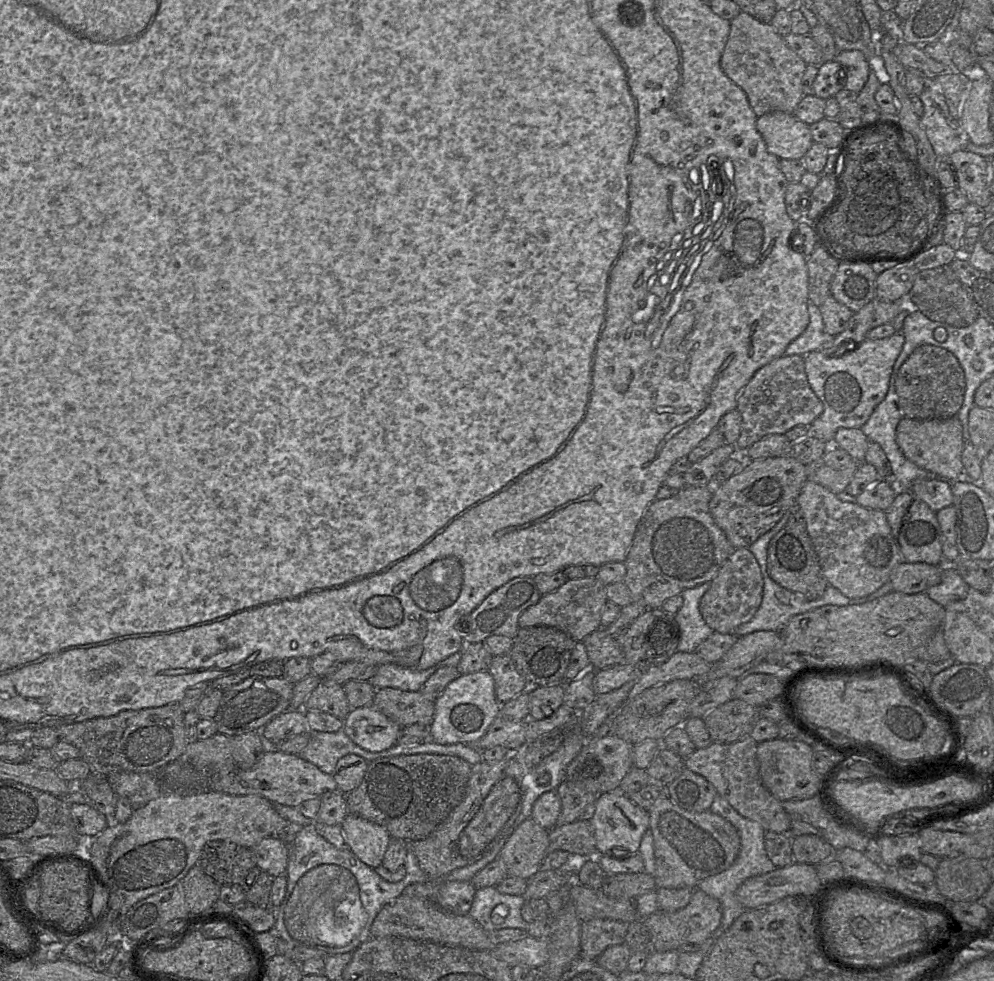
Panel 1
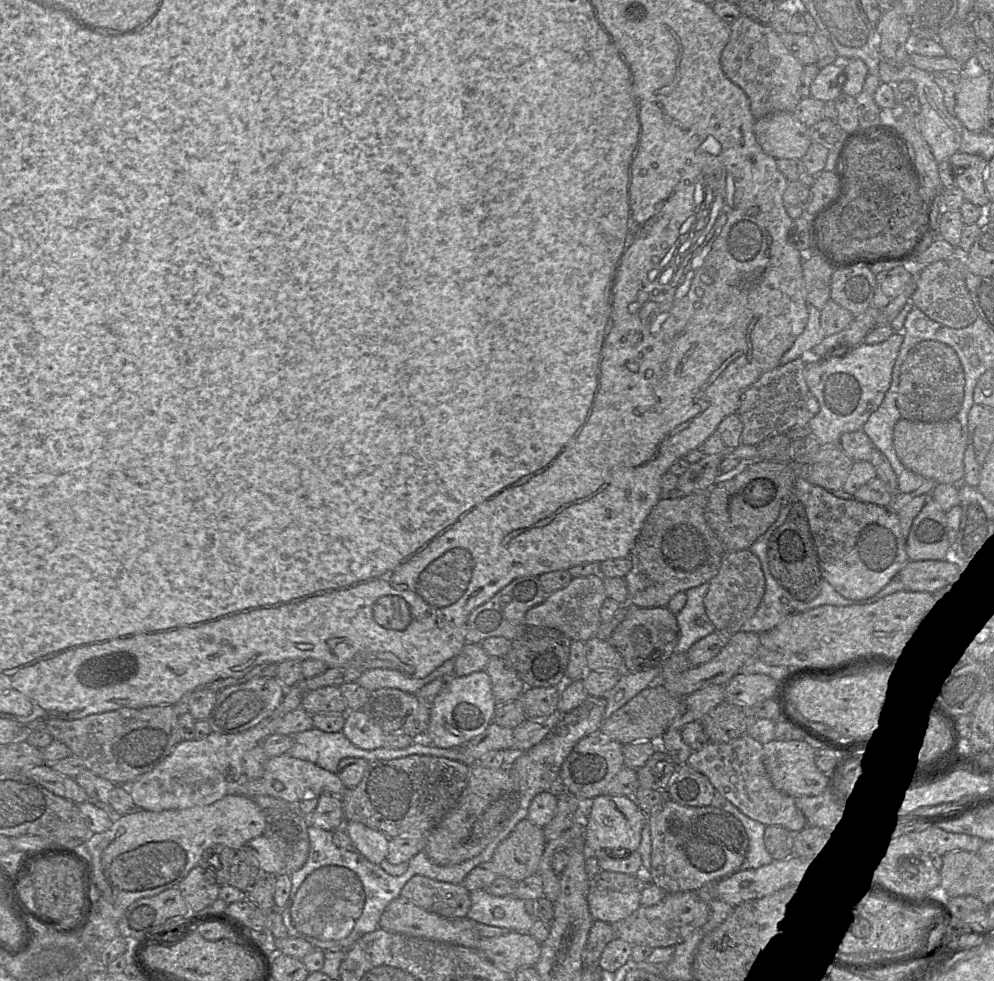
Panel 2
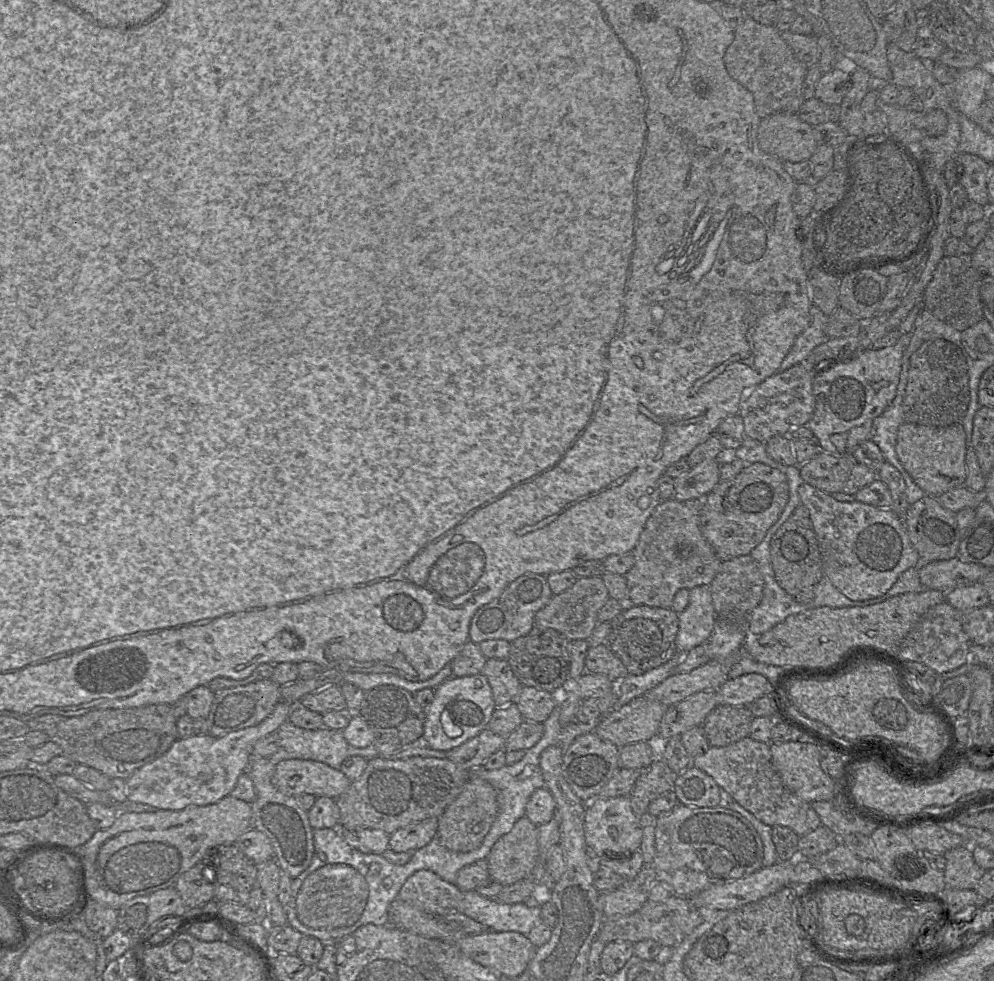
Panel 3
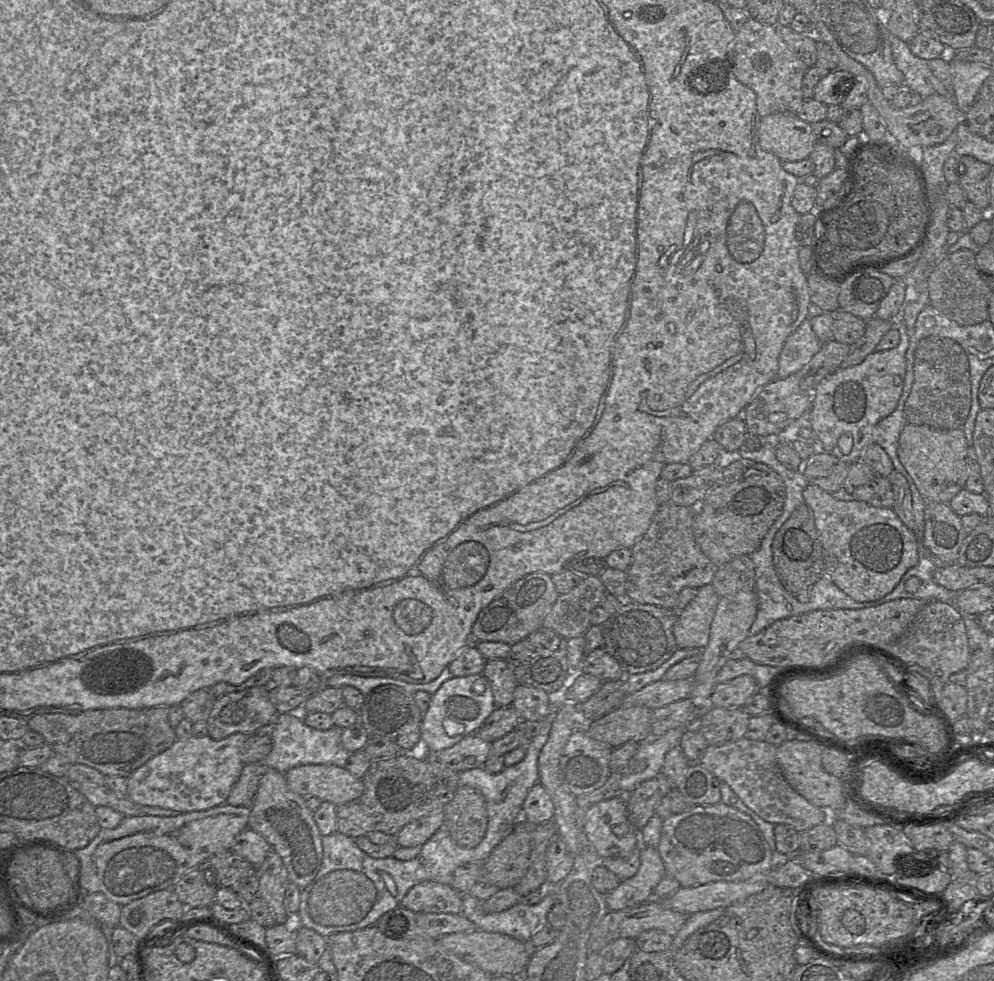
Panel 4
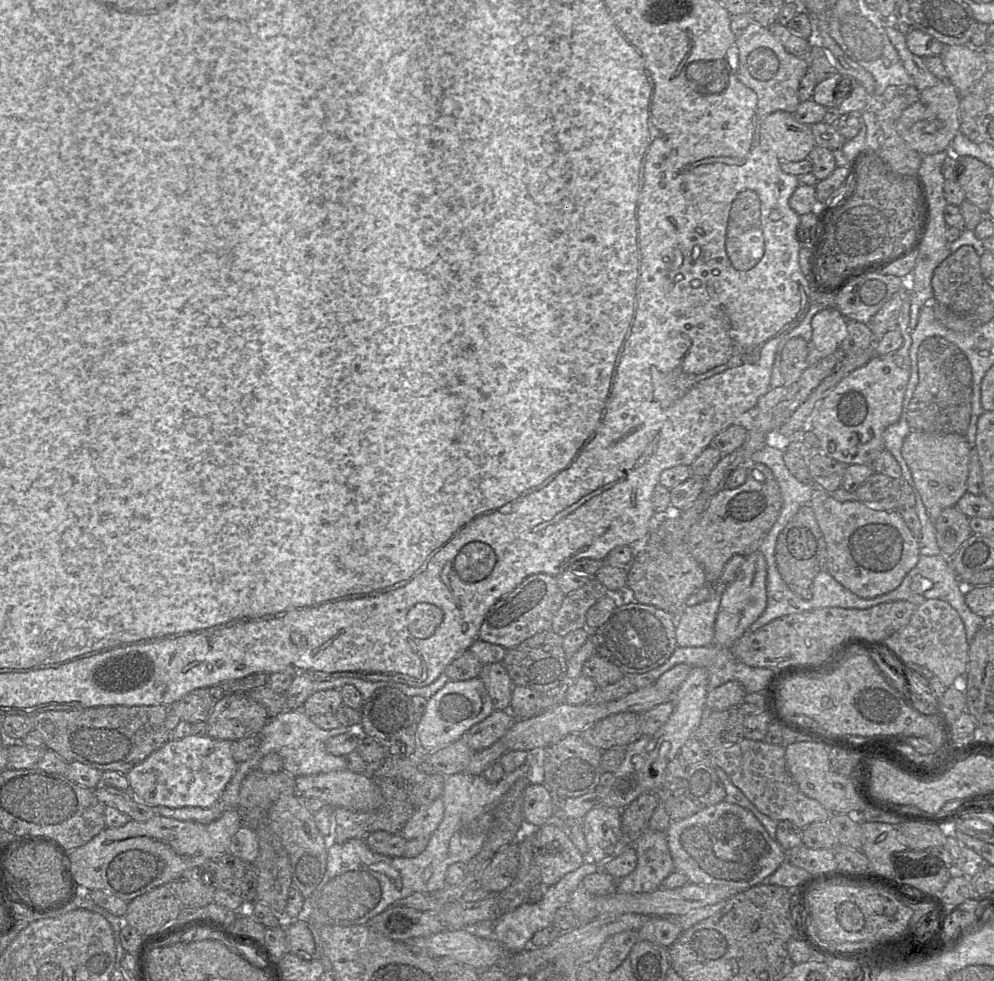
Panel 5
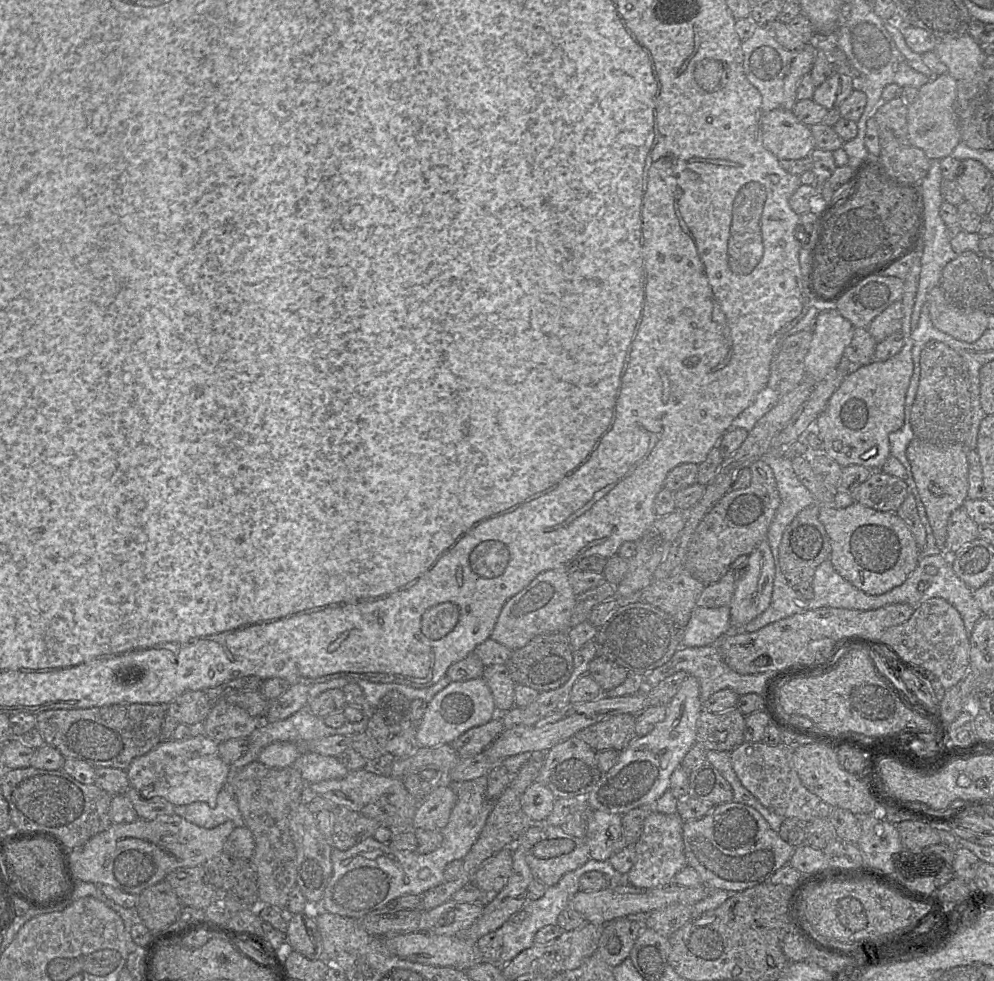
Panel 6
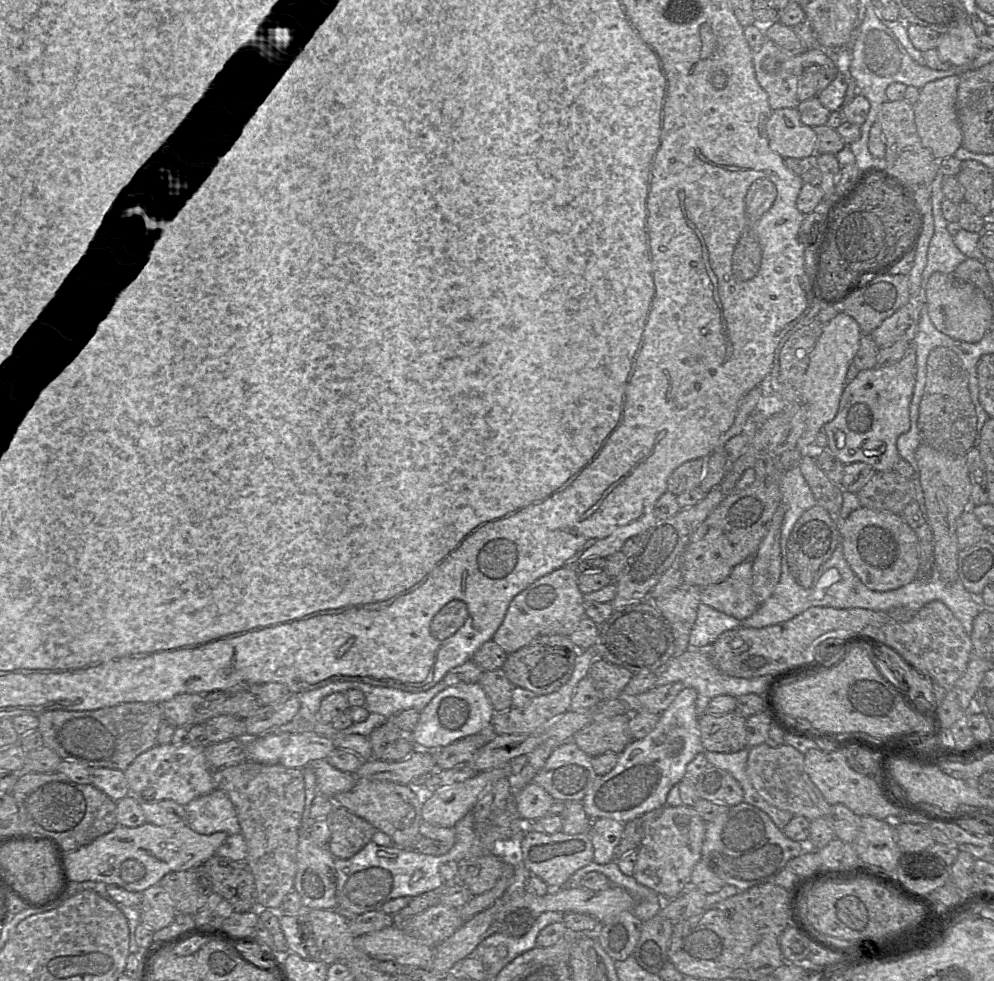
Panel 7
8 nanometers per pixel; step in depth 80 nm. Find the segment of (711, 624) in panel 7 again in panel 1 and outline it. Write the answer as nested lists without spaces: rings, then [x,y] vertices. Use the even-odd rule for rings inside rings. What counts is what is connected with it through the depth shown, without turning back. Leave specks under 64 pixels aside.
[[[705,582],[681,593],[683,605],[674,615],[674,621],[679,626],[677,651],[695,652],[699,645],[714,633],[699,610],[701,598],[710,588],[710,584],[711,582]]]

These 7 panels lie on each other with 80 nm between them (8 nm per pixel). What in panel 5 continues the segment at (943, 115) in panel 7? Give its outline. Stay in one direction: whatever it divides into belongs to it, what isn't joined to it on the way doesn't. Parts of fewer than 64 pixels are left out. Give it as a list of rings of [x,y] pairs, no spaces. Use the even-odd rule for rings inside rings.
[[[949,80],[920,92],[917,102],[909,104],[896,122],[896,131],[906,144],[921,155],[937,154],[950,149],[958,132],[960,95]]]

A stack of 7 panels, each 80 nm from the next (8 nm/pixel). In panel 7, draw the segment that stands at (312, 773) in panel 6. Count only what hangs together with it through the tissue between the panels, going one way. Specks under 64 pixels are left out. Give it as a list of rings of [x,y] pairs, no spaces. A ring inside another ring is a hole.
[[[325,759],[311,761],[308,766],[315,773],[318,793],[328,798],[351,790],[357,781],[354,773],[338,770]]]

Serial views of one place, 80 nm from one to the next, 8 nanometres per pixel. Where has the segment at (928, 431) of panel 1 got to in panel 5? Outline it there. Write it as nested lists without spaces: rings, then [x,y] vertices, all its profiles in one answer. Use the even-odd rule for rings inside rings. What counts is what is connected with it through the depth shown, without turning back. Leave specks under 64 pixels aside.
[[[910,431],[903,441],[901,454],[933,523],[942,510],[955,507],[967,492],[971,446],[966,436],[955,433],[930,434]]]

